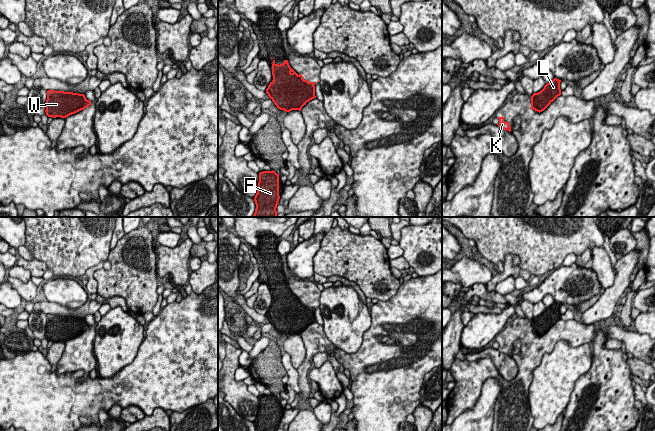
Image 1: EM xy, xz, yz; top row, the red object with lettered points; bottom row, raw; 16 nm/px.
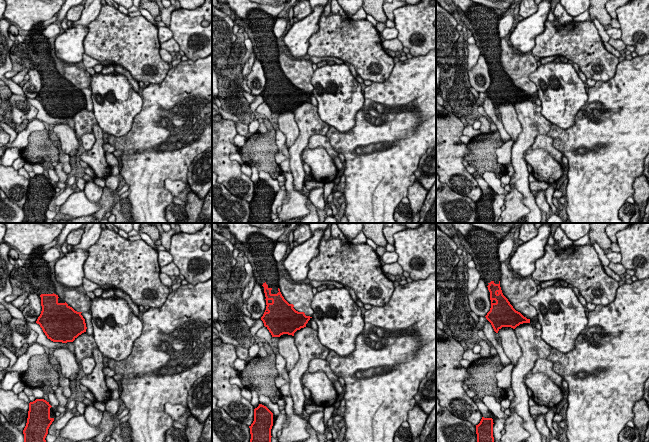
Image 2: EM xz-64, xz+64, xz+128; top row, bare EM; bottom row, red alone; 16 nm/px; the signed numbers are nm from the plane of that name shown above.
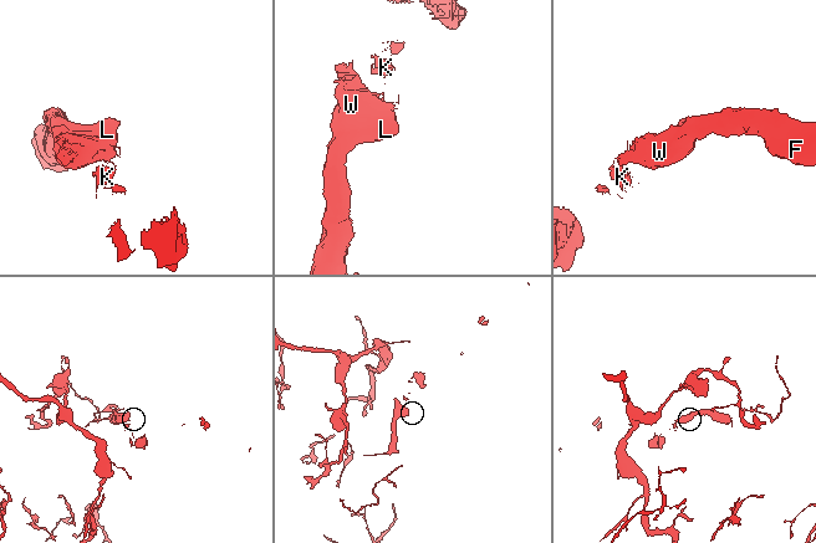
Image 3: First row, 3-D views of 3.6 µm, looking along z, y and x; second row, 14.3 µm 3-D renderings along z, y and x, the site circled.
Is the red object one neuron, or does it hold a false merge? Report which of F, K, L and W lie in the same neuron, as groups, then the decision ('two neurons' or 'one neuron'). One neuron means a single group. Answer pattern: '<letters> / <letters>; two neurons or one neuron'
F L W / K; two neurons

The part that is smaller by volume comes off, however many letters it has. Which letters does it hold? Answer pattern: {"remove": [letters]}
{"remove": ["F", "L", "W"]}

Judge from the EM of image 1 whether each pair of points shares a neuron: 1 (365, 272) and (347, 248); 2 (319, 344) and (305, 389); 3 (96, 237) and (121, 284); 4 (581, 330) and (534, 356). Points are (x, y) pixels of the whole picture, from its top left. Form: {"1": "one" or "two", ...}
{"1": "one", "2": "one", "3": "two", "4": "one"}

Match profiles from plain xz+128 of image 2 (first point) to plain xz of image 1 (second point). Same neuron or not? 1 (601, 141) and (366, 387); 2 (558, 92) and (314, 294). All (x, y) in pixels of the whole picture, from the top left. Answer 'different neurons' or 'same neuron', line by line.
1: same neuron
2: different neurons

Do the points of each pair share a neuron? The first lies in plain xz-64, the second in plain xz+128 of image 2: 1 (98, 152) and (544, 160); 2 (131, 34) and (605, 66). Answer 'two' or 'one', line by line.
1: one
2: one

